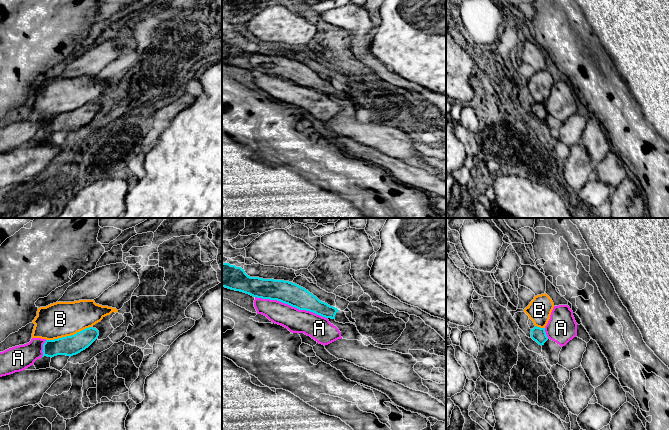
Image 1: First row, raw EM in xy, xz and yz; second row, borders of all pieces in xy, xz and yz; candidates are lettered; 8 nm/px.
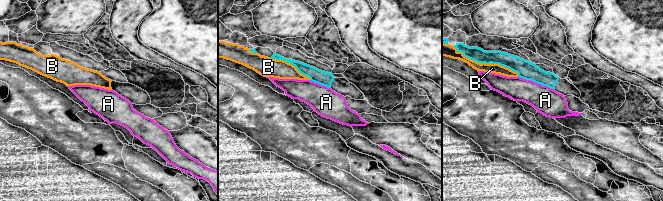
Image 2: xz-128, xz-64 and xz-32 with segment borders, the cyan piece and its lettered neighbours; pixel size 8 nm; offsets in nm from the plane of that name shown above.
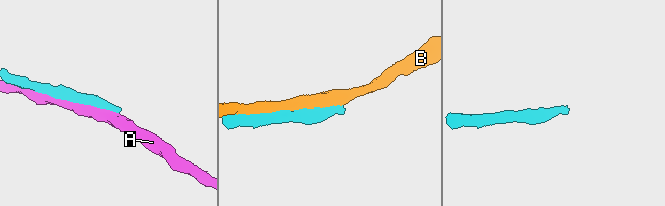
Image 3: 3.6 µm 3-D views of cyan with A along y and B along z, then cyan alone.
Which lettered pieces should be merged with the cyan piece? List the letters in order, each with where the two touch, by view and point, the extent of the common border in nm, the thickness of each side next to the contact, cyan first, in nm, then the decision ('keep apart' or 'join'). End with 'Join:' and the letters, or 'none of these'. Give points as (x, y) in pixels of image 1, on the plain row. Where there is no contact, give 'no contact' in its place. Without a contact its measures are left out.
A: meets cyan in xz at (291, 81); contact 600 nm long; 180 nm thick on the cyan side, 190 nm on the other; keep apart
B: meets cyan in xy at (68, 112); contact 380 nm long; 160 nm thick on the cyan side, 280 nm on the other; keep apart
Join: none of these

